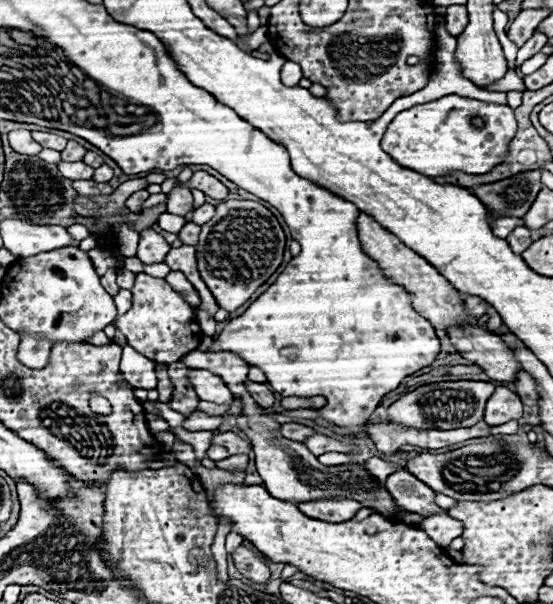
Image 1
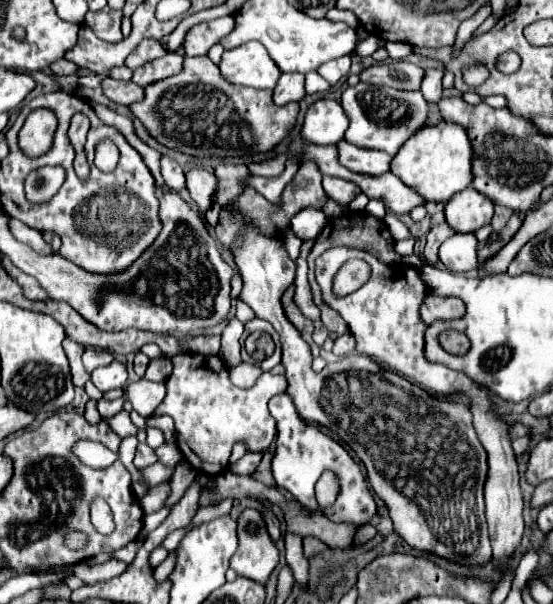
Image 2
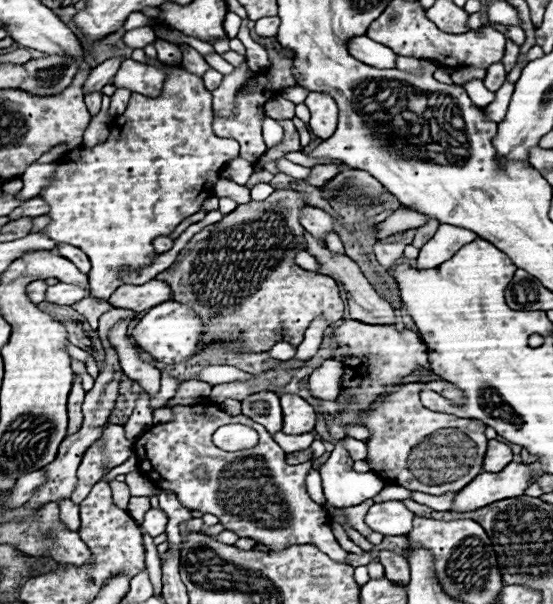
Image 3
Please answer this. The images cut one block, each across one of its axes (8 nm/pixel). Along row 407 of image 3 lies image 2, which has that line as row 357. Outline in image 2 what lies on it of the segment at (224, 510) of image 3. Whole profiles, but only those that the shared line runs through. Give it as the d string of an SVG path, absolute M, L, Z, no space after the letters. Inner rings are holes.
M184 354L172 362L174 370L166 380L166 398L154 414L166 414L174 420L176 444L192 468L206 476L218 476L224 472L236 442L242 442L248 452L268 450L276 434L276 420L268 412L268 400L286 390L284 376L266 372L252 388L242 390L228 380L226 364L216 356Z

